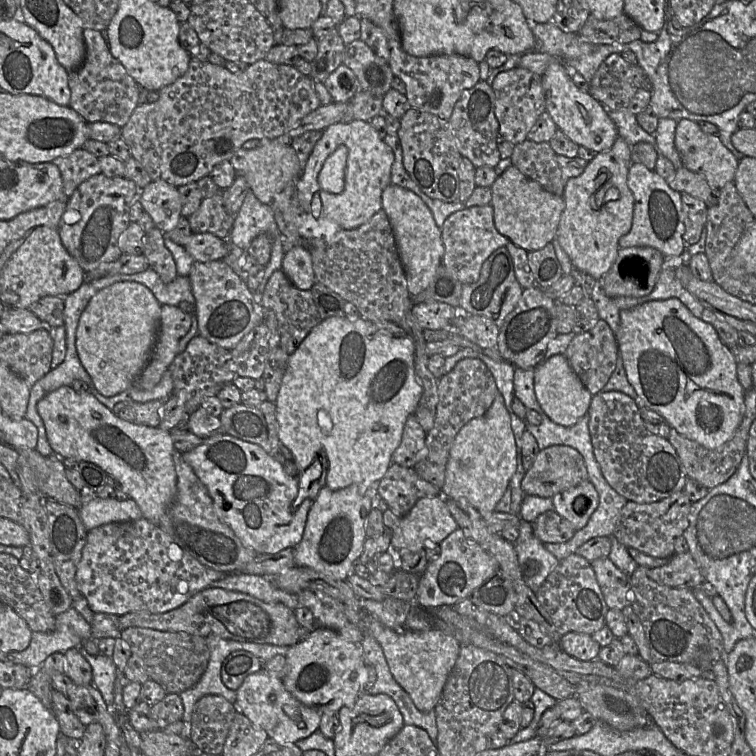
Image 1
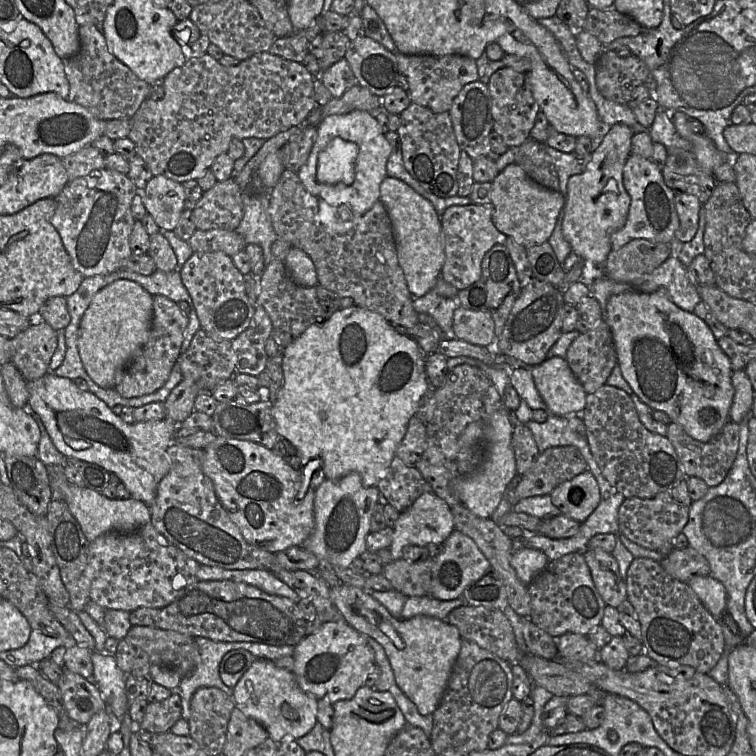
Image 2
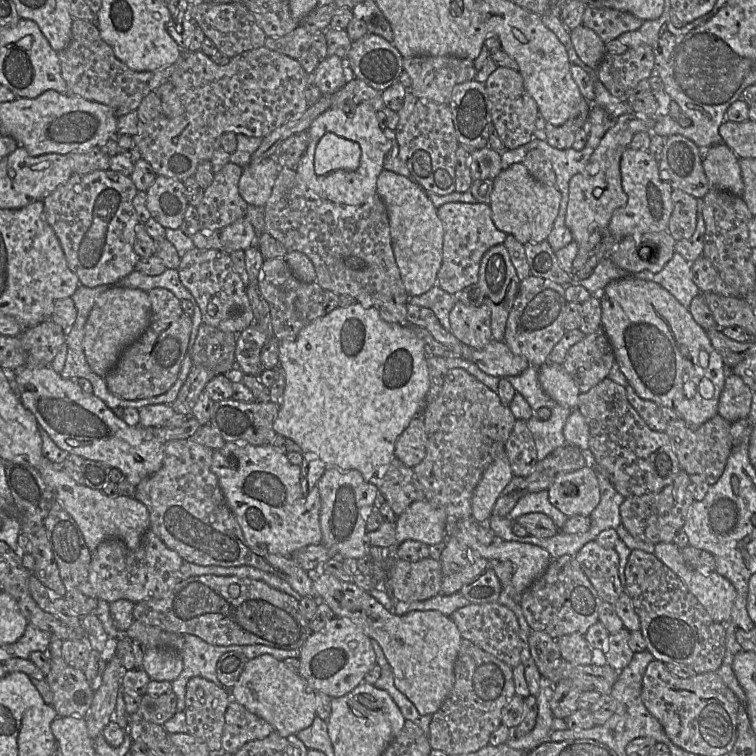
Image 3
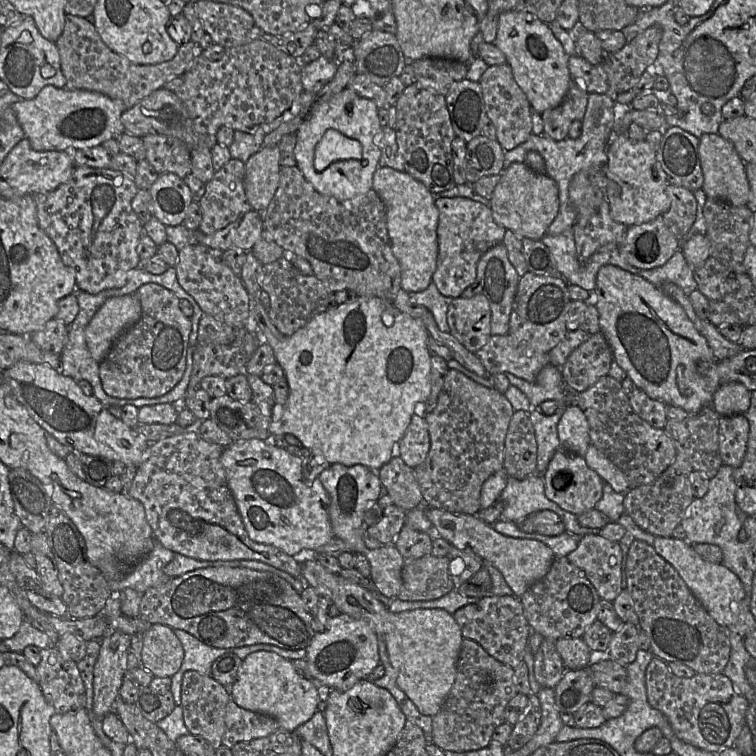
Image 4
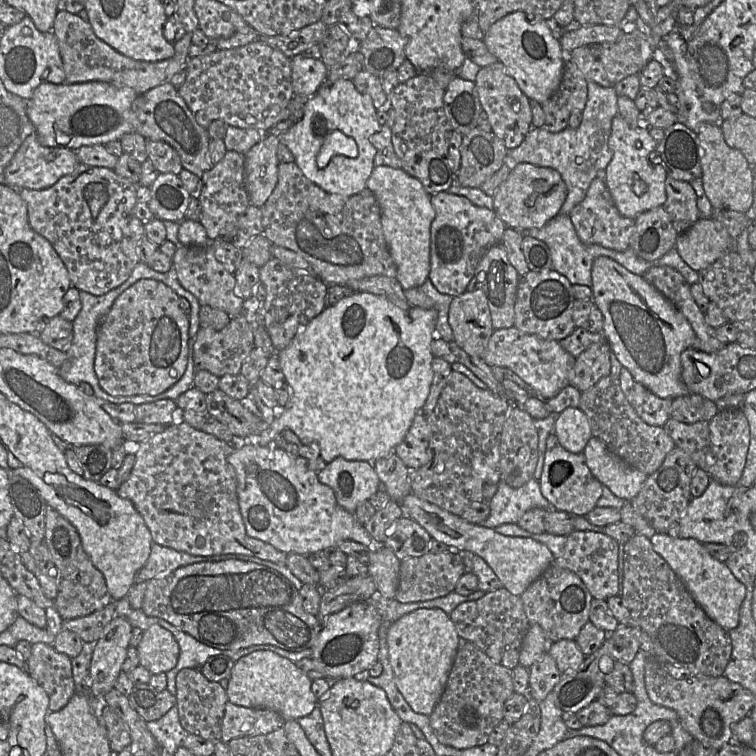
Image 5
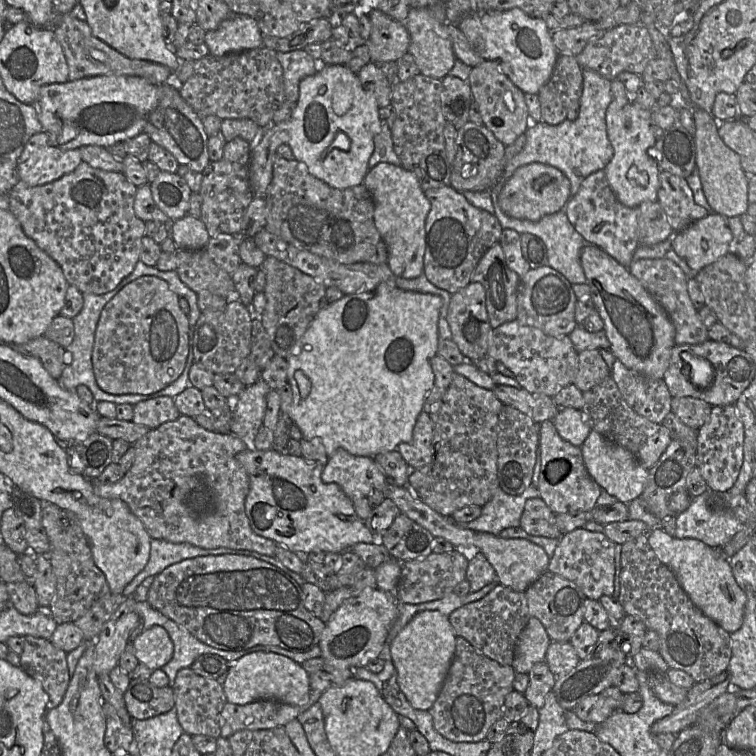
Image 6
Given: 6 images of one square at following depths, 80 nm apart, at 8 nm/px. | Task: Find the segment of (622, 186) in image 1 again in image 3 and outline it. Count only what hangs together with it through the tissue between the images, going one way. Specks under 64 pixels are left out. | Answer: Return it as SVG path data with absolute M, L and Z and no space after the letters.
M634 111L620 116L605 133L584 170L570 179L565 224L577 244L586 242L595 231L605 230L613 212L627 204L628 197L621 183L621 157L630 146L634 134L641 131L651 131L653 119L654 117L648 117Z

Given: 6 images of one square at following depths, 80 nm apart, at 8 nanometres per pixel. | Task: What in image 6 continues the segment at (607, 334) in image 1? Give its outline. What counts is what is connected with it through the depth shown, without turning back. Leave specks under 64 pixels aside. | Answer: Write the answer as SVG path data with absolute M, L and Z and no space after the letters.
M586 349L579 353L578 371L573 384L585 392L610 375L611 370L602 357L600 349Z

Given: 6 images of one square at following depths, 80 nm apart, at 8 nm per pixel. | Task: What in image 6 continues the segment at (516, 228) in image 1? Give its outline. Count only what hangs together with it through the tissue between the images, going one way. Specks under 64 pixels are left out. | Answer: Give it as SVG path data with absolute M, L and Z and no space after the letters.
M530 163L515 170L498 195L502 211L513 218L538 221L542 217L560 211L570 199L570 180L559 169Z

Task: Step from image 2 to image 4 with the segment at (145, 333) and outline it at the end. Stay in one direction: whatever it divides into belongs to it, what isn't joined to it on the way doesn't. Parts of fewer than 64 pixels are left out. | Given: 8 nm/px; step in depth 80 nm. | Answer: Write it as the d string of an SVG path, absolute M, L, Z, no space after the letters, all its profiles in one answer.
M136 293L107 299L85 330L86 344L92 358L100 363L115 340L138 322L141 313L141 303Z

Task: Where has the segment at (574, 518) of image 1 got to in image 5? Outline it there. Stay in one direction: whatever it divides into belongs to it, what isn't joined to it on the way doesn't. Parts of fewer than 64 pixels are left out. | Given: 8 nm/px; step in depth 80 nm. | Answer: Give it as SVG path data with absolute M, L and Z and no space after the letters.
M551 433L547 438L544 467L539 482L543 496L554 509L572 515L586 516L597 506L597 501L602 496L603 484L590 471L584 454L566 450L555 433Z

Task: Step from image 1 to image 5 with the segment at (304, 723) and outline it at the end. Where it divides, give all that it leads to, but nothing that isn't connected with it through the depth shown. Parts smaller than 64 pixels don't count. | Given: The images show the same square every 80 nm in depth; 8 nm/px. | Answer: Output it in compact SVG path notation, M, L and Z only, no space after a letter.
M260 650L250 653L235 662L228 681L226 693L229 702L248 708L266 708L279 713L286 721L307 716L318 705L312 692L312 681L293 661L274 652Z

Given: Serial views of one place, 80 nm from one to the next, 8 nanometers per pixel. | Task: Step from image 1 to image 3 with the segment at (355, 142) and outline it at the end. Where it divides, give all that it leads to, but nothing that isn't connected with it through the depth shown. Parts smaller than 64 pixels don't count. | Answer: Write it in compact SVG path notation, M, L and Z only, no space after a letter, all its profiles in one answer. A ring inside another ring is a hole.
M361 102L355 105L349 114L341 108L329 108L311 123L307 131L309 143L296 170L310 190L321 198L346 205L361 205L377 194L377 178L384 169L383 162L386 153L389 151L389 142L379 126L376 112L369 103ZM327 132L357 142L360 145L361 158L356 170L335 170L325 175L316 175L314 171L315 150L320 139Z

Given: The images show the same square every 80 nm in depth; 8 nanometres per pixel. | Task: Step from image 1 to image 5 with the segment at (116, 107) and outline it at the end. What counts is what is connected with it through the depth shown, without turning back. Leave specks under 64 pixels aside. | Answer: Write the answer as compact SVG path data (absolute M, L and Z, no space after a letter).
M58 11L52 32L57 38L59 51L65 72L65 83L75 84L90 81L100 81L116 87L129 87L139 95L167 83L178 72L188 67L189 48L192 45L192 34L186 34L174 44L173 57L156 62L134 60L114 50L107 43L99 39L89 23L78 15L66 11Z

